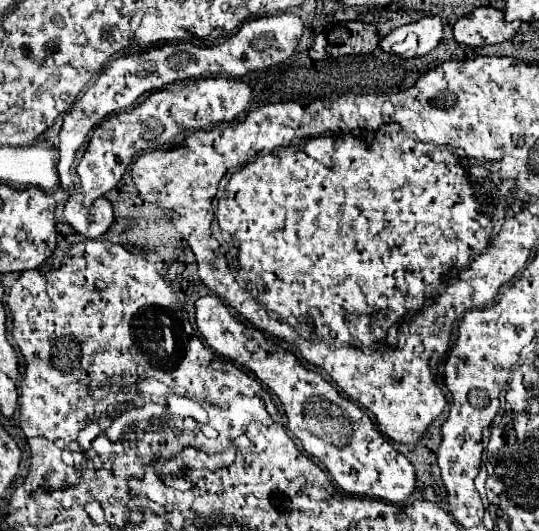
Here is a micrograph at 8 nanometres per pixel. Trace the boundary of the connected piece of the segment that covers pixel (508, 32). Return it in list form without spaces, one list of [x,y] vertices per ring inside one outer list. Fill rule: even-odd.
[[[481,6],[473,10],[469,16],[461,18],[453,26],[453,36],[457,42],[467,46],[483,46],[483,44],[499,44],[513,38],[519,30],[519,20],[515,24],[507,24],[503,20],[503,12],[491,6]]]

